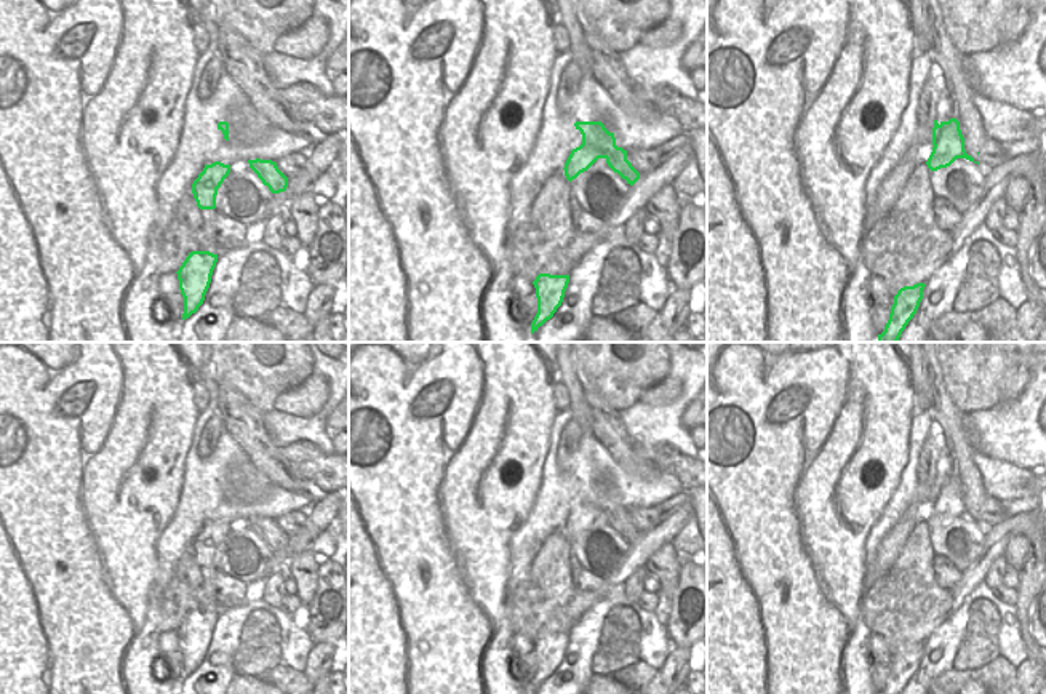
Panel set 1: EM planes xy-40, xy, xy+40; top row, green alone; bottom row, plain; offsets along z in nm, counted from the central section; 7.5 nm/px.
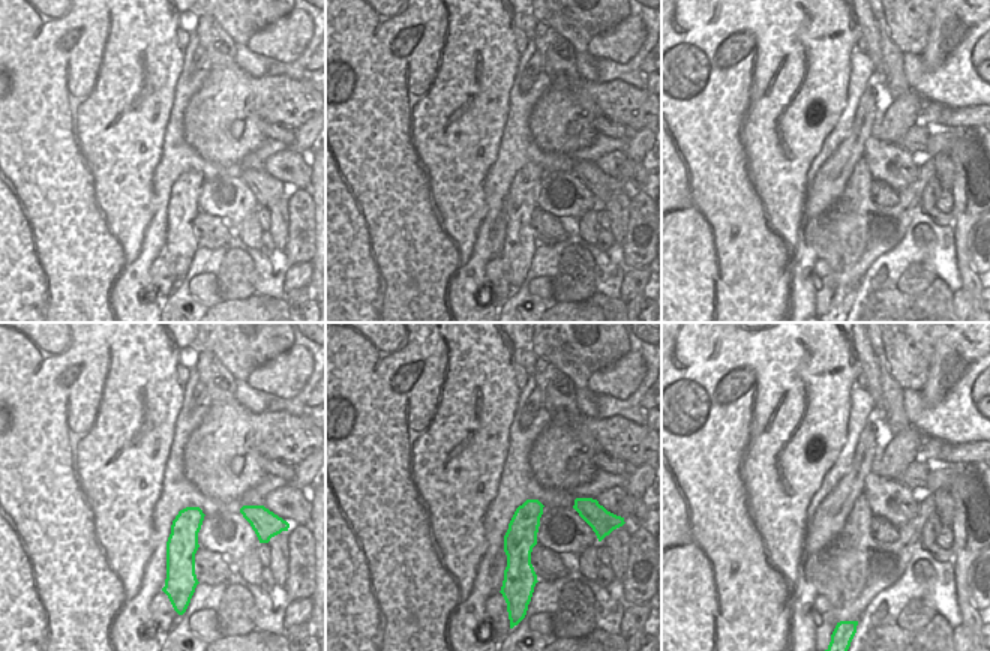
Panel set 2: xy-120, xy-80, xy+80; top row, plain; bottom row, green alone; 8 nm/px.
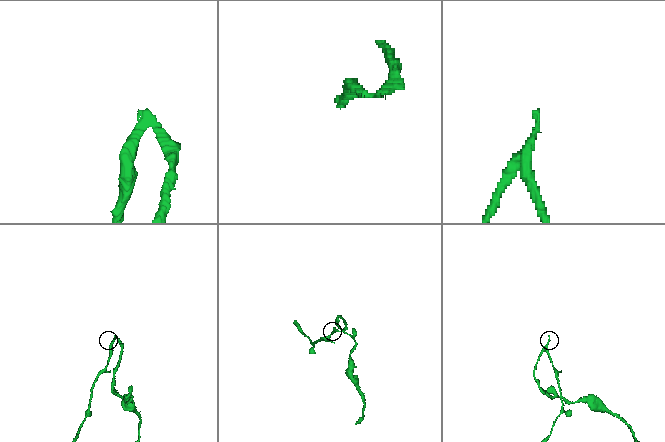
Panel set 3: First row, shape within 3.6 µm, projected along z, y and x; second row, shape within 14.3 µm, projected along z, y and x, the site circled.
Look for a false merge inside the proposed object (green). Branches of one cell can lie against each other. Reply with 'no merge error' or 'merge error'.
merge error

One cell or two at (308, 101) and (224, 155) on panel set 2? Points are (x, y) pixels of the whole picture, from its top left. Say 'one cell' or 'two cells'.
one cell

